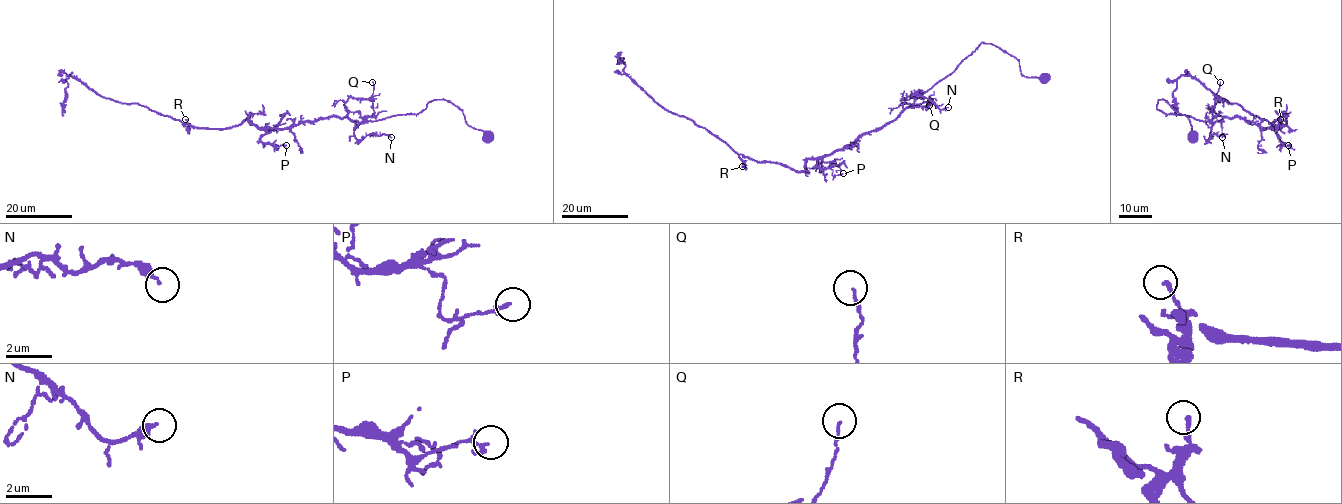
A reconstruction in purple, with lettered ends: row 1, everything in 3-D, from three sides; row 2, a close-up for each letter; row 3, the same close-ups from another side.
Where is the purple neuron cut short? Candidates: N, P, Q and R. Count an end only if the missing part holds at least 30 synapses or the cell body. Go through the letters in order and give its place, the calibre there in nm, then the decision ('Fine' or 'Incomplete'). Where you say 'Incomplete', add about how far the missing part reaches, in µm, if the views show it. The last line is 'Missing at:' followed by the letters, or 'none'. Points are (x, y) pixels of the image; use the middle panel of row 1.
N: Place: (948, 107). Thickness 280 nm. Fine
P: Place: (843, 173). Thickness 160 nm. Fine
Q: Place: (929, 105). Thickness 90 nm. Fine
R: Place: (742, 166). Thickness 170 nm. Fine
Missing at: none

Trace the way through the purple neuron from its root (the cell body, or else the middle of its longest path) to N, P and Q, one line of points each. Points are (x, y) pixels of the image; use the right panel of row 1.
N: (1192, 137), (1189, 118), (1159, 99), (1156, 108), (1166, 114), (1209, 121), (1208, 140), (1213, 133), (1222, 137)
P: (1192, 137), (1189, 118), (1159, 99), (1156, 108), (1166, 114), (1213, 122), (1237, 116), (1271, 128), (1288, 145)
Q: (1192, 137), (1189, 118), (1158, 100), (1166, 114), (1207, 121), (1220, 82)

